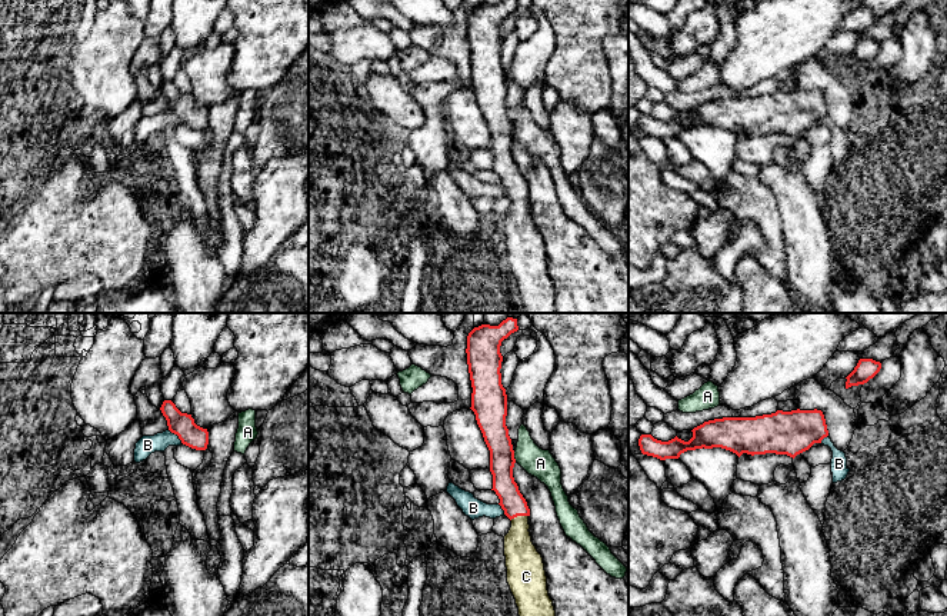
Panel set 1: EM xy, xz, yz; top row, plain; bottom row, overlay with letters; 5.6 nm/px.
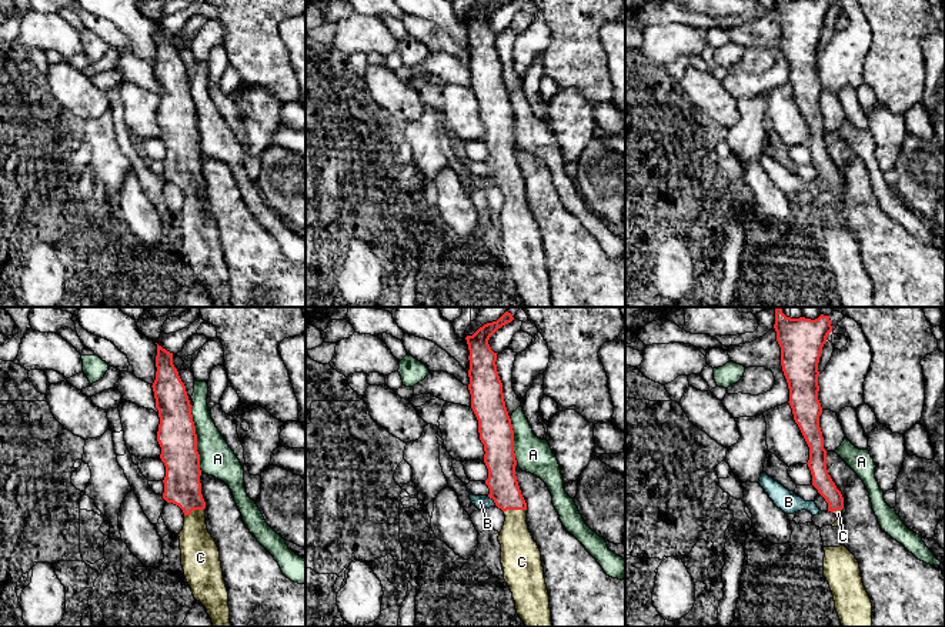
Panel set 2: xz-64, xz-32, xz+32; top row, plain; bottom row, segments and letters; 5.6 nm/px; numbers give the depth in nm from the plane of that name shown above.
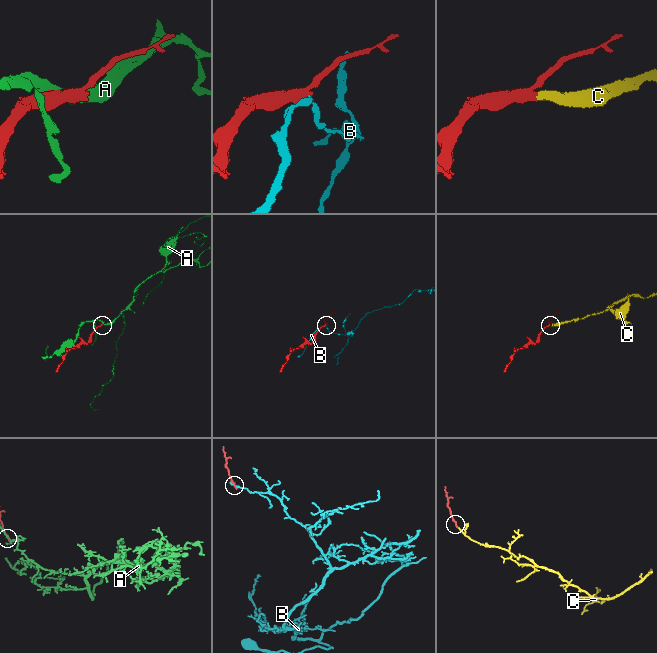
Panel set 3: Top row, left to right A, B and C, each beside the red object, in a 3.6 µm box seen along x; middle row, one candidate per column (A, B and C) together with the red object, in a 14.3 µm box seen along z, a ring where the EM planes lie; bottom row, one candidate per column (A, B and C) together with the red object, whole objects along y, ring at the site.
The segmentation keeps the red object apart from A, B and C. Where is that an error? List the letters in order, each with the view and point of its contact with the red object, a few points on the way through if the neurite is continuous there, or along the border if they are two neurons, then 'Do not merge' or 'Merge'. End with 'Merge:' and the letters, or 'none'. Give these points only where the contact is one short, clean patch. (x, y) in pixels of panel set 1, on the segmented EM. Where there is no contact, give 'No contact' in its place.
A: Touches red at xz (513, 456). Boundary: xz (513, 452), (516, 460). Do not merge
B: Touches red at xy (176, 433). Boundary: xy (169, 429), (182, 442). Do not merge
C: Touches red at xz (519, 515). Path across: xz (513, 503), (519, 515), (519, 550), (522, 558). Merge
Merge: C

